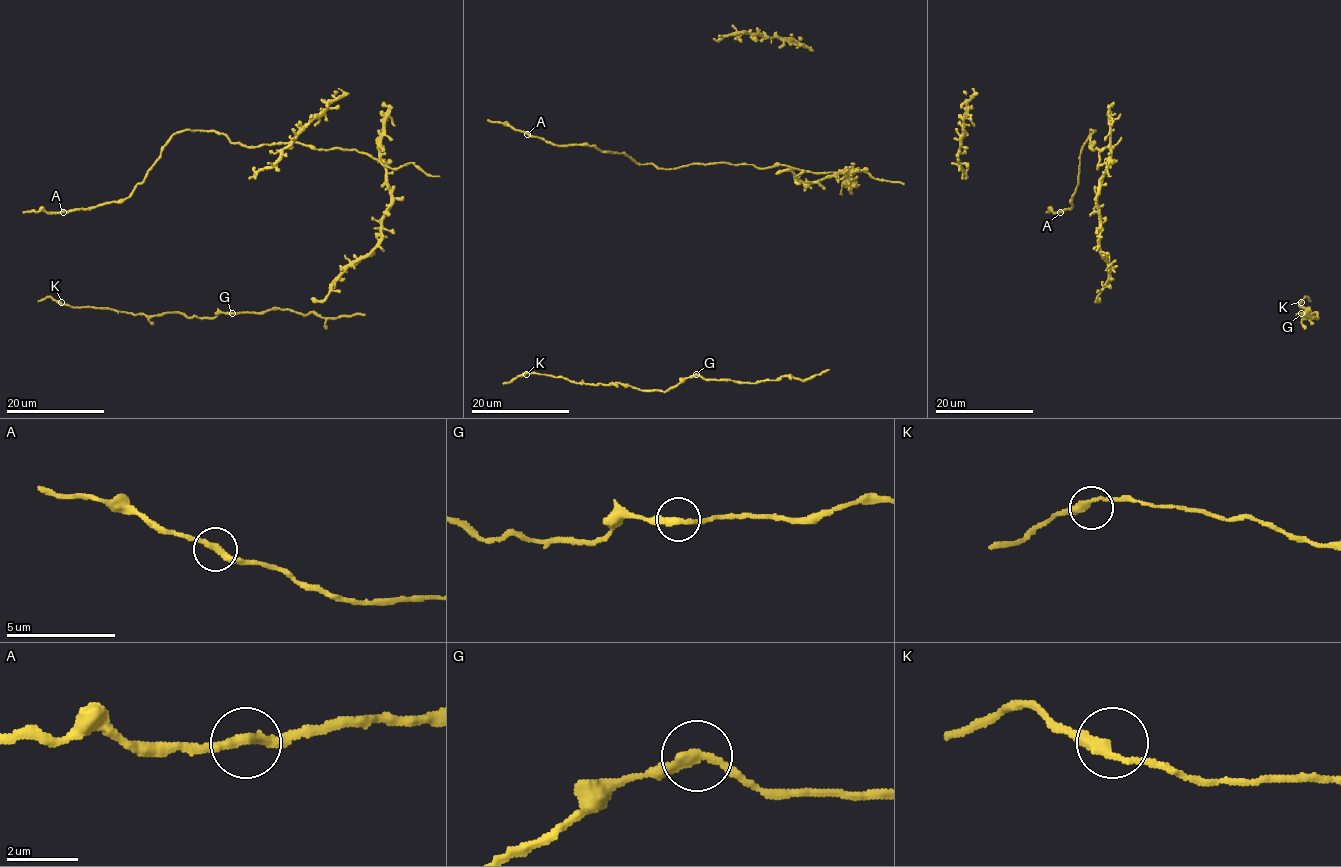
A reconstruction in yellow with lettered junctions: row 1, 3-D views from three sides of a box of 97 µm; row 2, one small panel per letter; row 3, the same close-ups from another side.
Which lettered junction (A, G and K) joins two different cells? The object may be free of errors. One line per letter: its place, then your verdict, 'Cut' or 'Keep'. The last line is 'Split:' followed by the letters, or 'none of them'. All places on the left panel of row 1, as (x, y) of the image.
A: Place: (63, 212). Keep
G: Place: (232, 313). Keep
K: Place: (61, 302). Keep
Split: none of them

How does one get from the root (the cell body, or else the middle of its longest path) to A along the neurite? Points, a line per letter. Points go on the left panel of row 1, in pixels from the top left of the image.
A: (356, 261), (381, 237), (390, 190), (384, 163), (354, 150), (249, 147), (181, 130), (127, 197), (62, 212)

